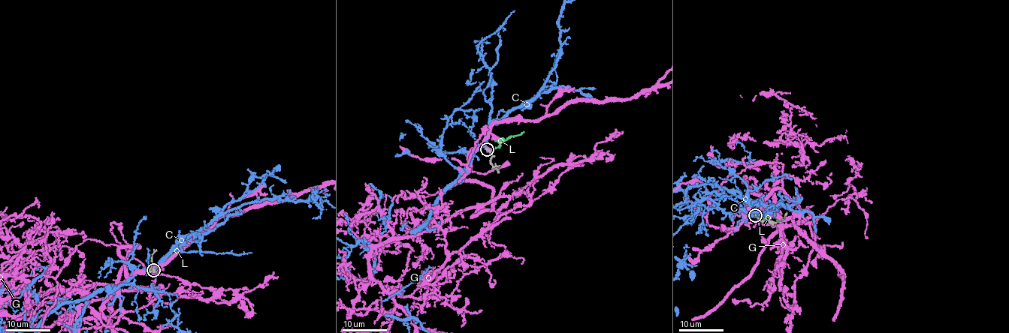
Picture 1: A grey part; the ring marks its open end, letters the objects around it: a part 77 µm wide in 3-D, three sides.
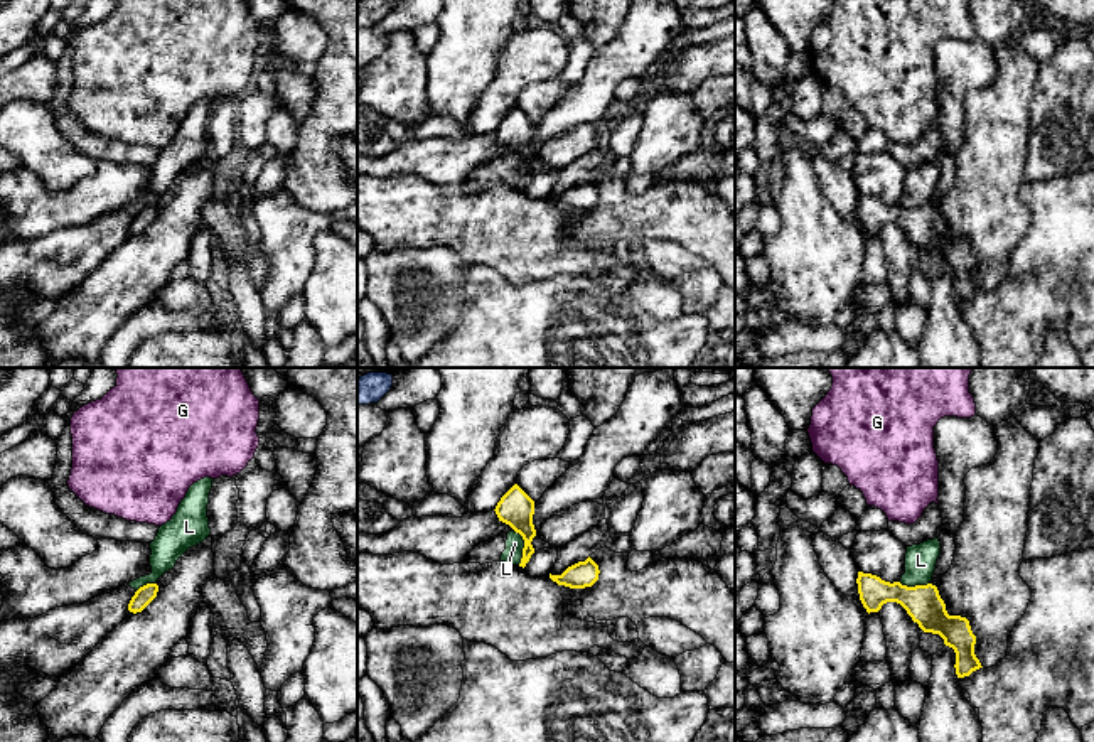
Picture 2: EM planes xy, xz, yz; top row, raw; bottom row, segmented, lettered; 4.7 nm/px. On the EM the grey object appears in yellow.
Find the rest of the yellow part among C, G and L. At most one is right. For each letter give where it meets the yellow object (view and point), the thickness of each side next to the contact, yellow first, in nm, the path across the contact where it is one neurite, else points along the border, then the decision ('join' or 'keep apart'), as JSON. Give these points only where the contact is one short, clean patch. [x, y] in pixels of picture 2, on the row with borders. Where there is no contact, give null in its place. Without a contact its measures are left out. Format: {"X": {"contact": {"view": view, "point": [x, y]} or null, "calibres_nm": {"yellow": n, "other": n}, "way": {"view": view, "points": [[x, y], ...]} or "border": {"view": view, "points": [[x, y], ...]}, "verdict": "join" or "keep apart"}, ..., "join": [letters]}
{"C": {"contact": null, "verdict": "join"}, "G": {"contact": null, "verdict": "keep apart"}, "L": {"contact": {"view": "xz", "point": [525, 547]}, "calibres_nm": {"yellow": 170, "other": 90}, "border": {"view": "xz", "points": [[514, 530], [523, 540], [520, 564]]}, "verdict": "keep apart"}, "join": ["C"]}

